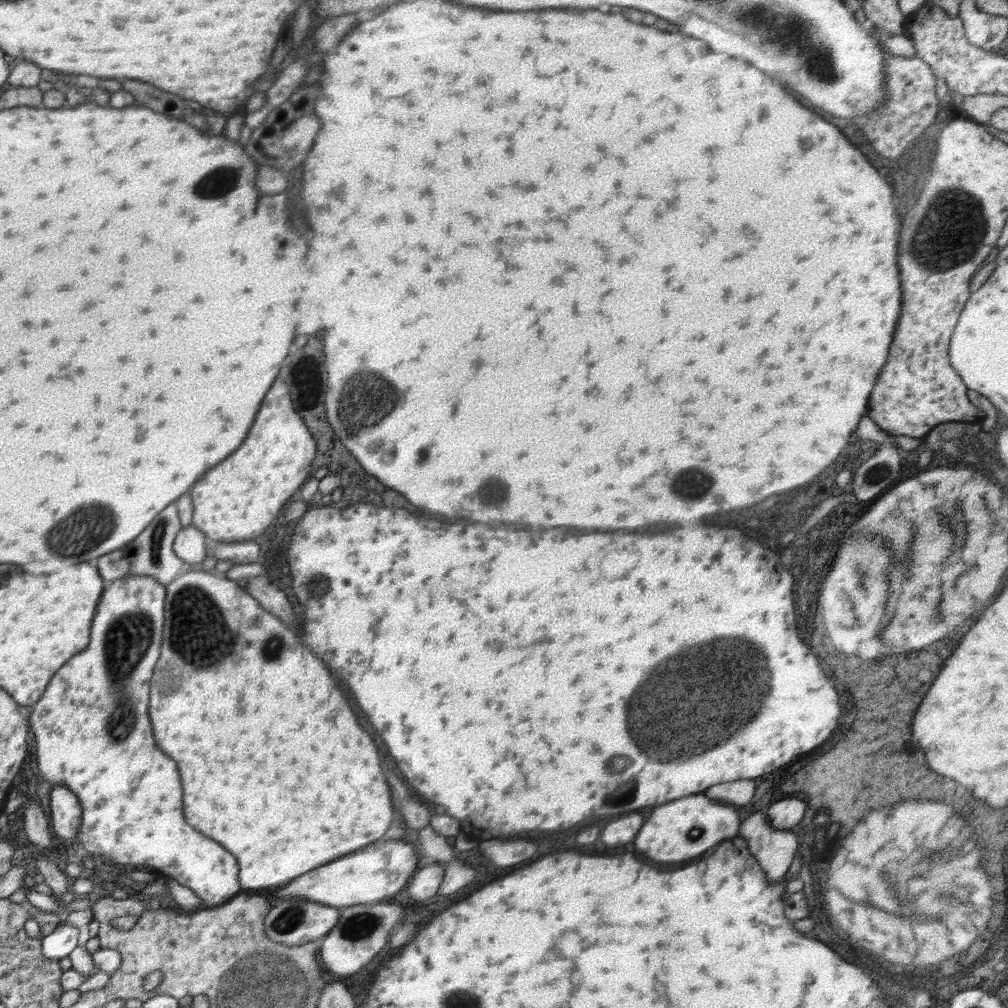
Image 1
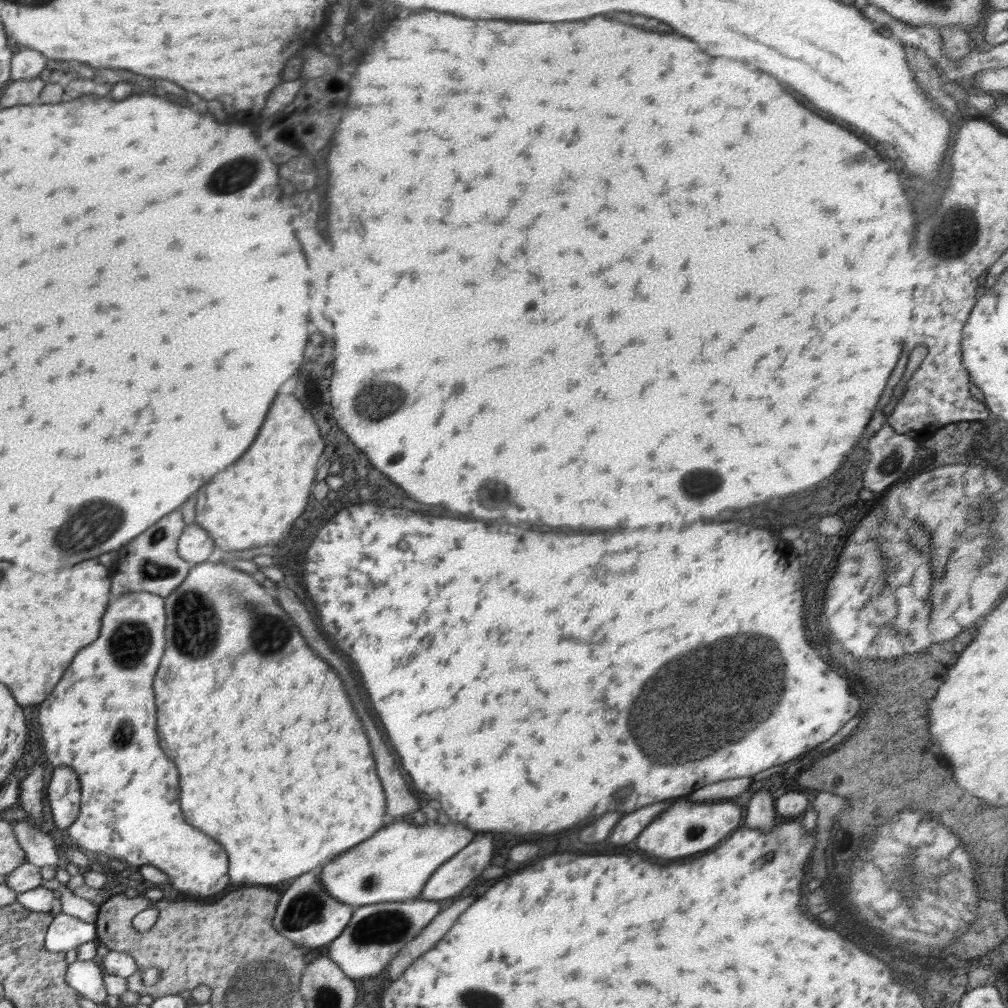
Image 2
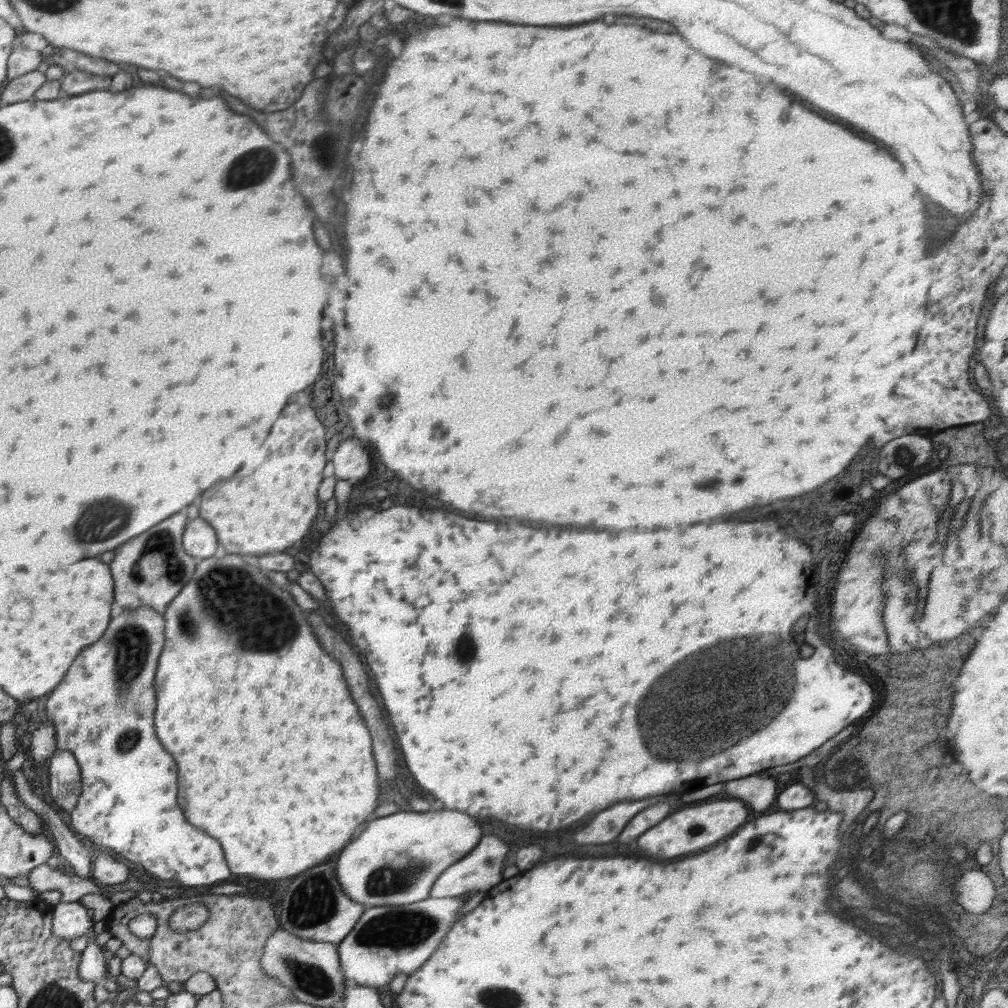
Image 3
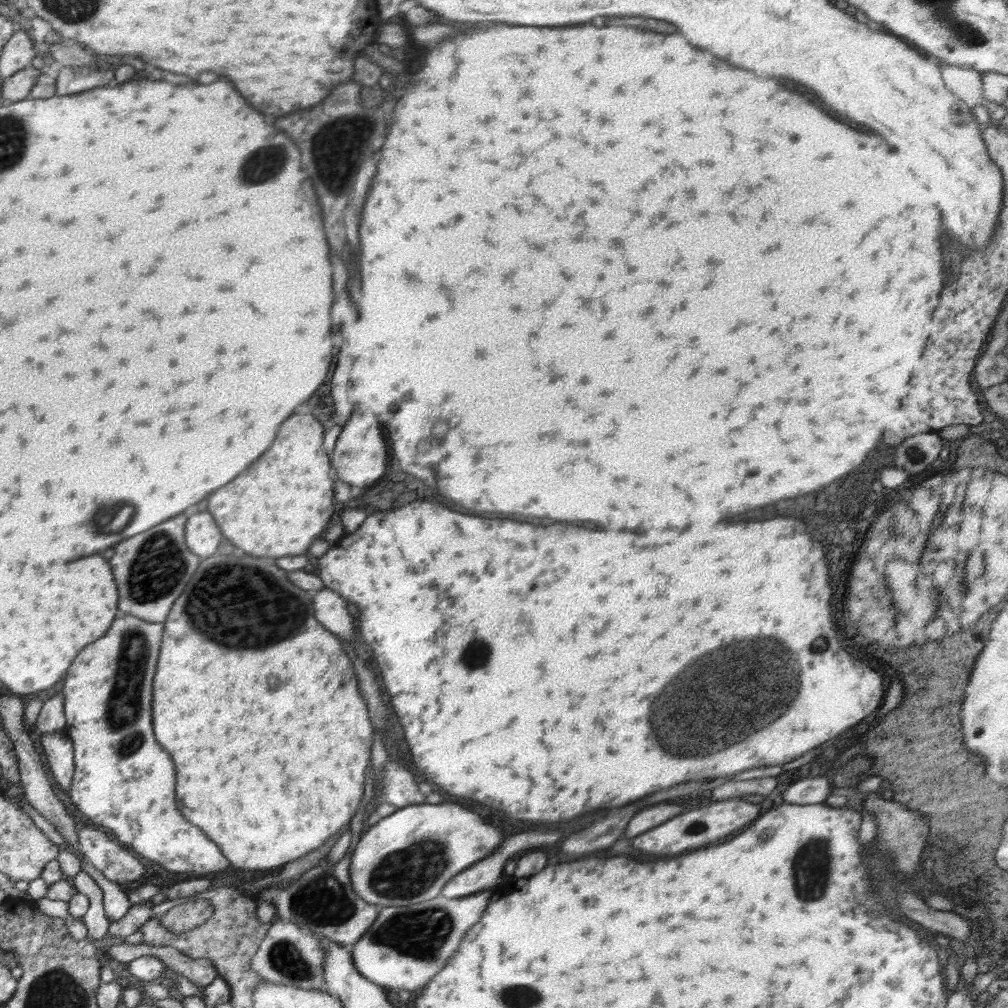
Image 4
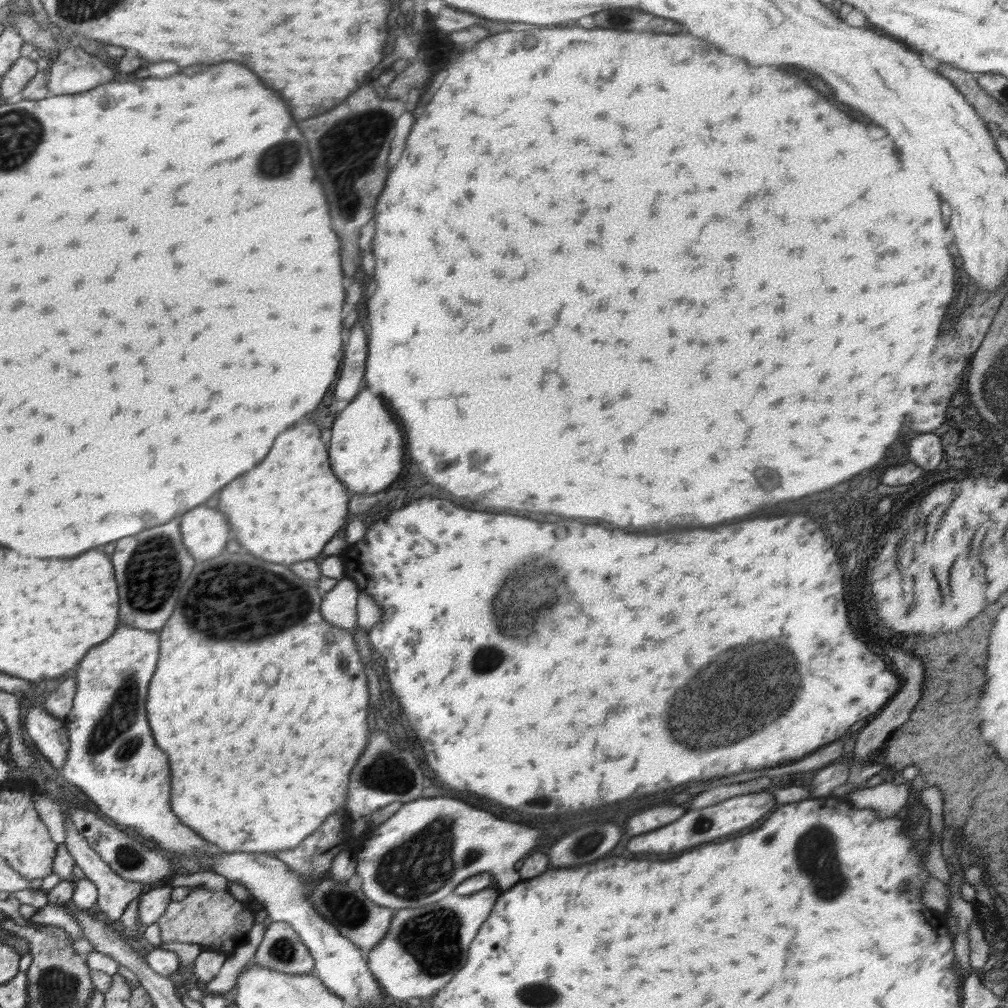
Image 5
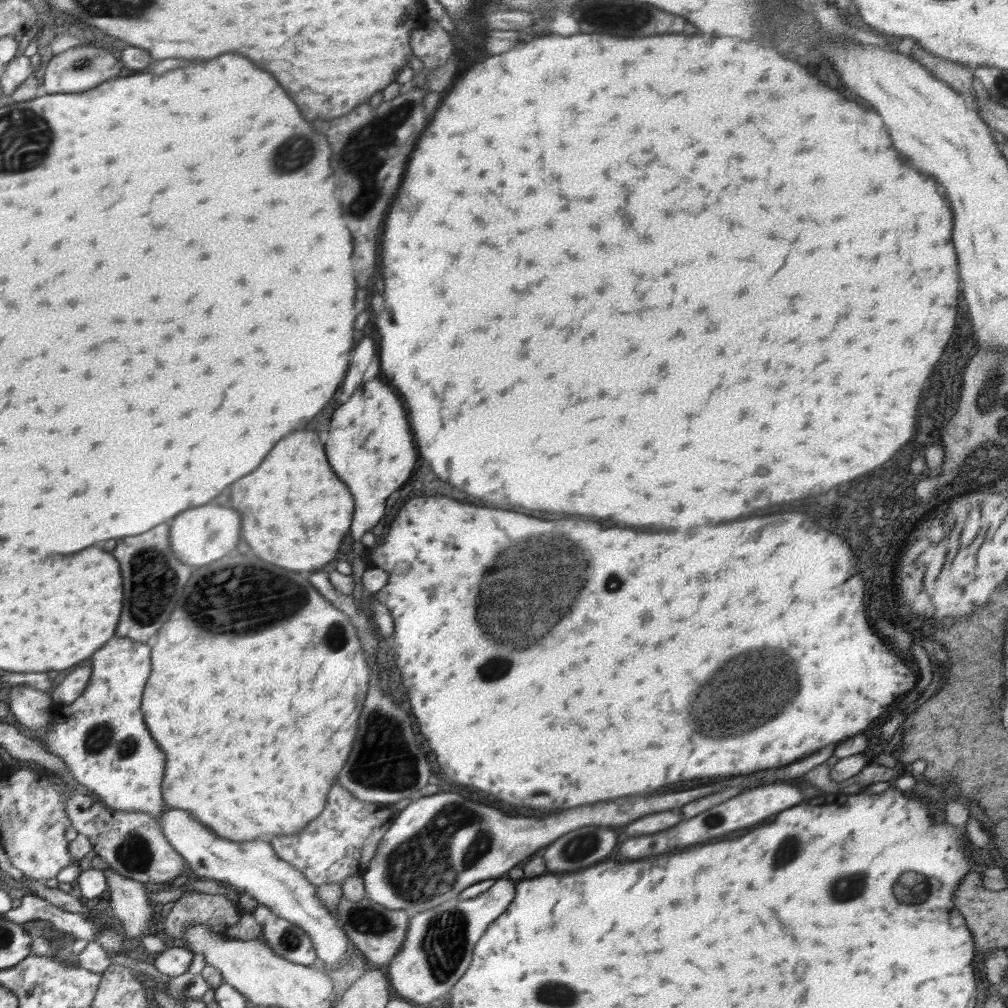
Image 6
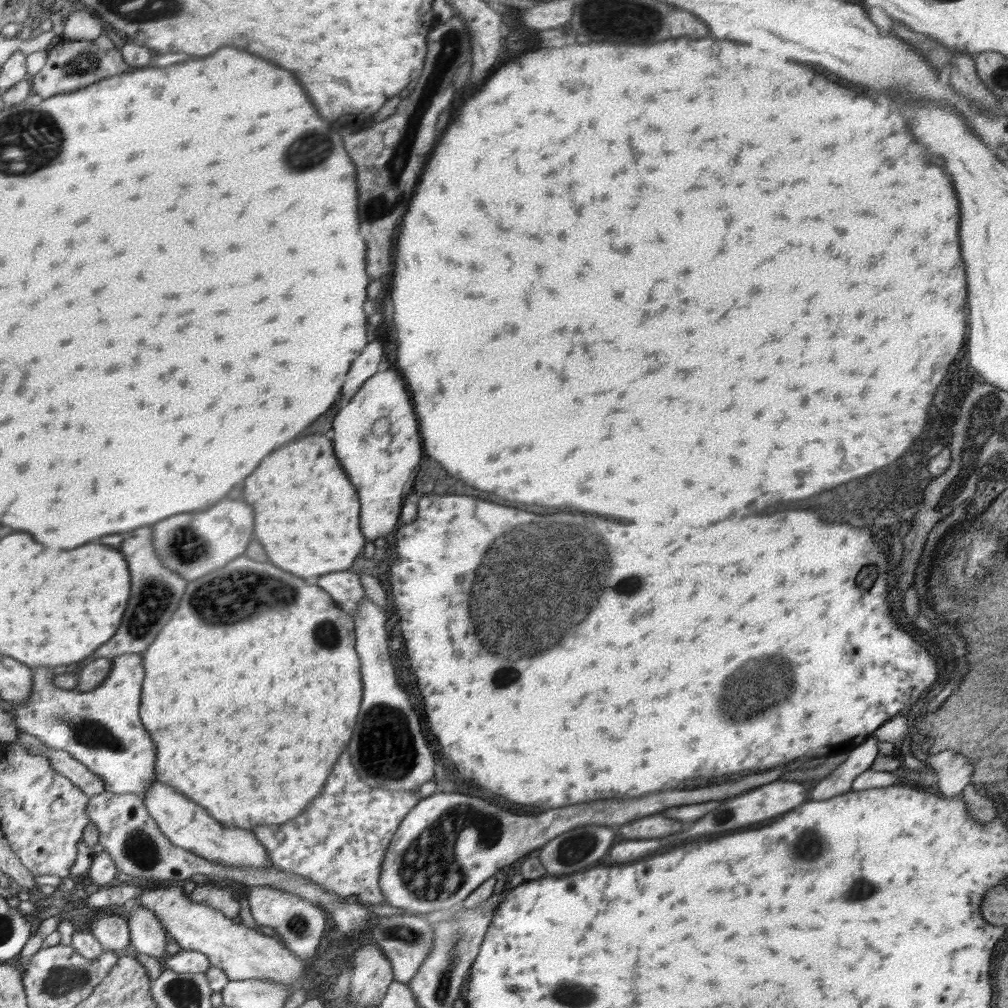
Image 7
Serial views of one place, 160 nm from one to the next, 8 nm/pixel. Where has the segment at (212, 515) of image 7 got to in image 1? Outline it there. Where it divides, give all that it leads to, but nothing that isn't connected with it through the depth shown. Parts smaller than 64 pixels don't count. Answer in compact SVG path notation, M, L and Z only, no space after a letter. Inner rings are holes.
M192 525L182 527L173 542L173 551L188 565L202 564L208 557L205 534Z

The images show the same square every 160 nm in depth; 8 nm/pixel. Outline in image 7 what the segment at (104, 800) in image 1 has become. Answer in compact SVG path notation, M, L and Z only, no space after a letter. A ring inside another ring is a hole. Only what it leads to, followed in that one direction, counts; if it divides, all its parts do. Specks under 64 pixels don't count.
M118 655L112 661L114 668L108 679L88 692L60 688L54 683L55 674L50 666L32 667L32 694L25 704L13 704L16 708L12 715L20 731L37 736L47 747L69 752L87 766L90 772L97 774L104 781L106 792L130 792L144 799L145 792L148 792L155 780L156 762L156 746L144 730L142 717L139 715L140 694L143 680L146 678L146 669L142 655Z

